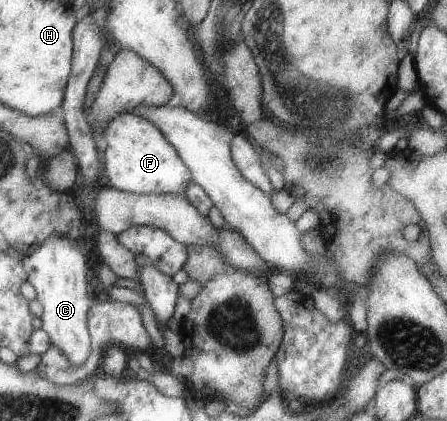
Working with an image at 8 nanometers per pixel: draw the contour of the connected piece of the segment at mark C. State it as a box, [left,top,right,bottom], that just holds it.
[24,237,94,366]

